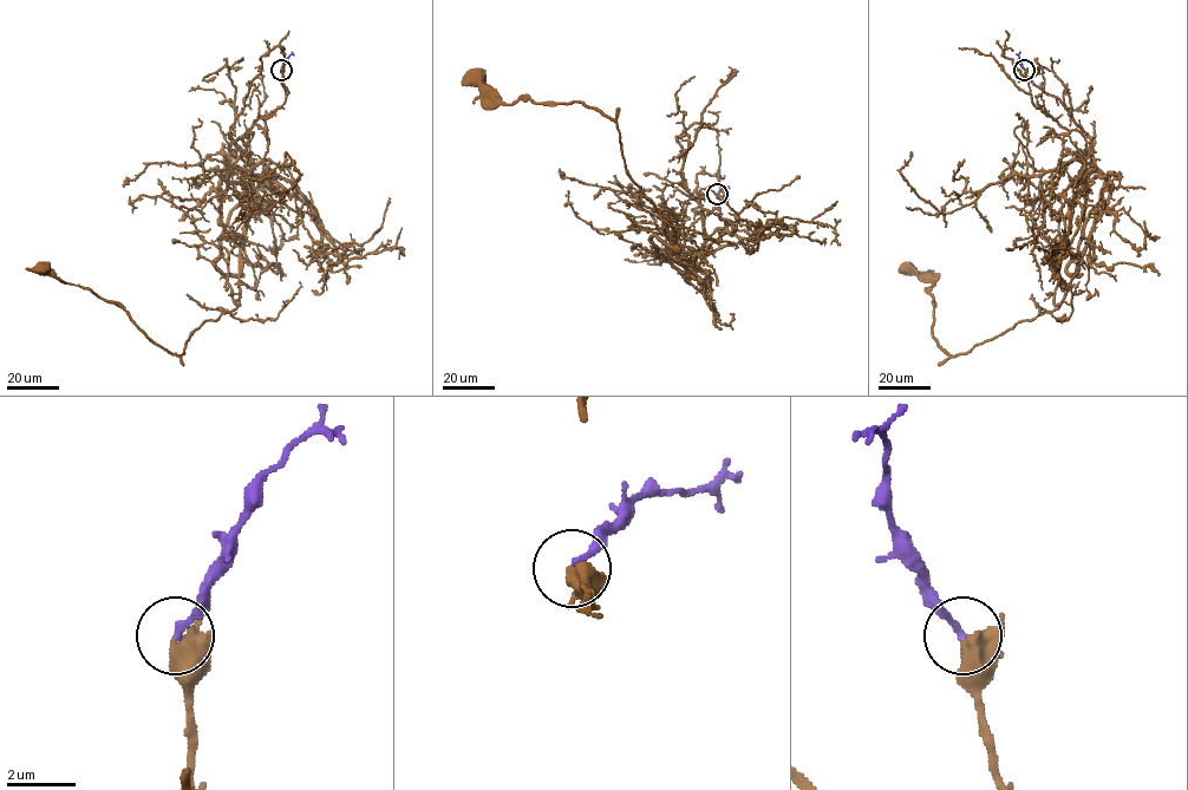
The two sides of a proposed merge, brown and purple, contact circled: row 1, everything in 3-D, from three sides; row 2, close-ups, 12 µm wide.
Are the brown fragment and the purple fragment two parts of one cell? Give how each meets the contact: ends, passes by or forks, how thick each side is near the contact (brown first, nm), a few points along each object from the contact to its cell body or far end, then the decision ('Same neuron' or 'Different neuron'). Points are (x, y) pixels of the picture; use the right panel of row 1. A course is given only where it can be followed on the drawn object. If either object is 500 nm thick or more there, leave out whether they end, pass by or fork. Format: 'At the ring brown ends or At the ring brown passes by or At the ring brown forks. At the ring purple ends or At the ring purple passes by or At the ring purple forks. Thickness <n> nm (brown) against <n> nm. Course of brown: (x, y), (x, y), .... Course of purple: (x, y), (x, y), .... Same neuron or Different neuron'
At the ring brown forks. At the ring purple ends. Thickness 300 nm (brown) against 200 nm. Course of brown: (1025, 70), (1031, 102), (1077, 130), (1110, 185), (1061, 305), (952, 356), (933, 337), (934, 285), (908, 267). Course of purple: (1025, 70), (1018, 56). Same neuron

